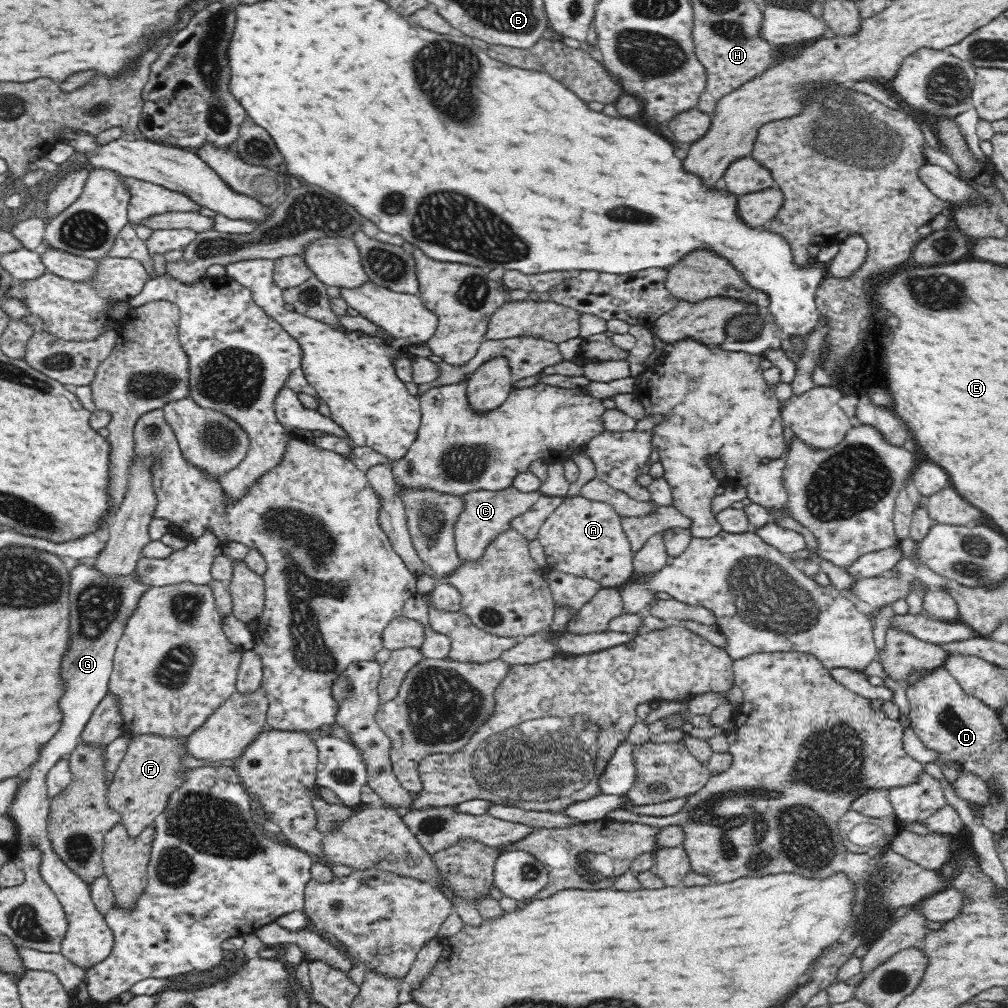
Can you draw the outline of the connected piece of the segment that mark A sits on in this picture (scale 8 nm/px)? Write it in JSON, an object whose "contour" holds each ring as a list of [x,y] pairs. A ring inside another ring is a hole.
{"contour":[[[584,496],[566,498],[542,524],[537,540],[542,544],[546,562],[552,569],[588,577],[602,587],[623,585],[633,574],[632,547],[611,504]]]}

